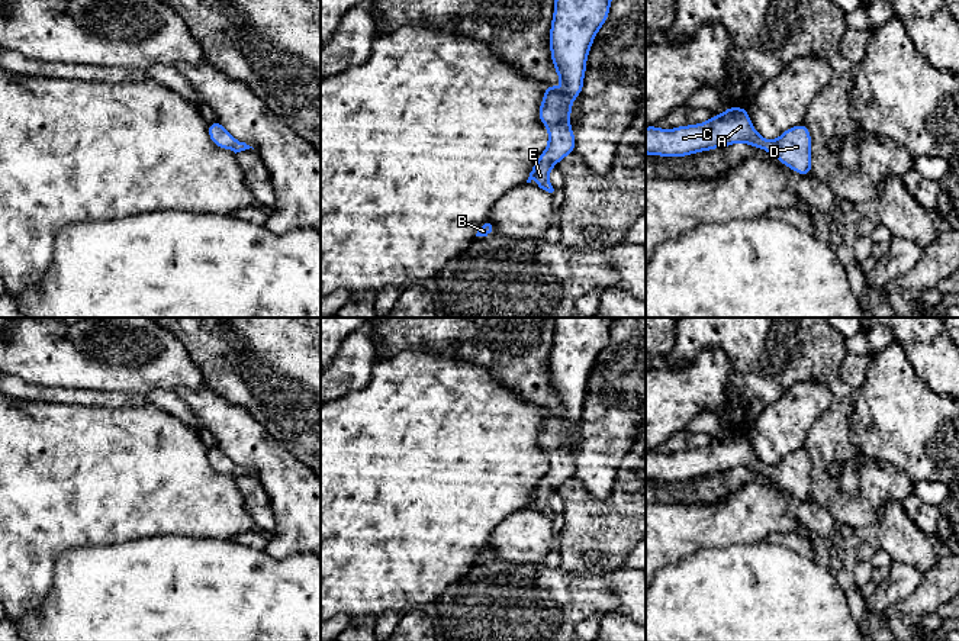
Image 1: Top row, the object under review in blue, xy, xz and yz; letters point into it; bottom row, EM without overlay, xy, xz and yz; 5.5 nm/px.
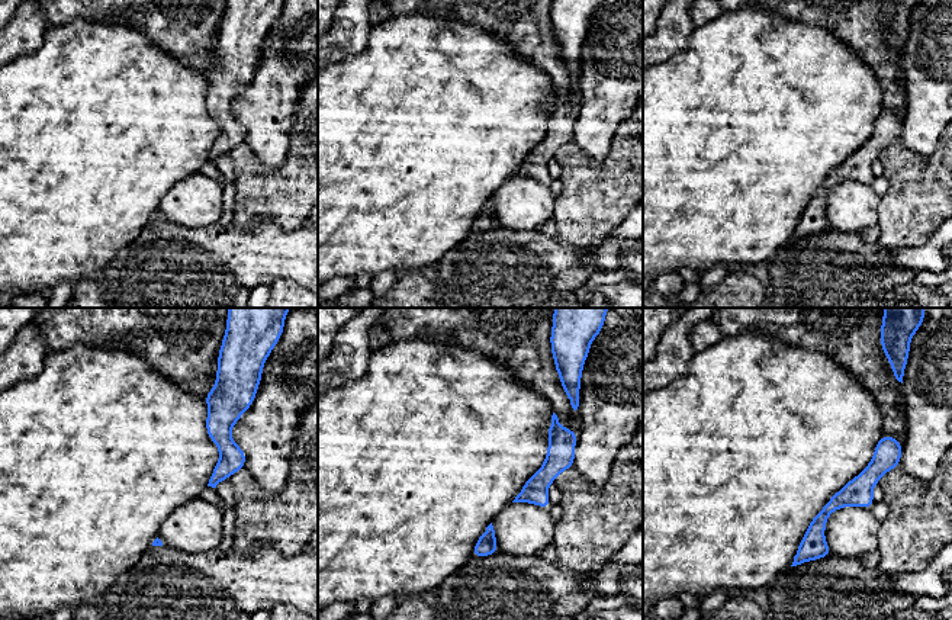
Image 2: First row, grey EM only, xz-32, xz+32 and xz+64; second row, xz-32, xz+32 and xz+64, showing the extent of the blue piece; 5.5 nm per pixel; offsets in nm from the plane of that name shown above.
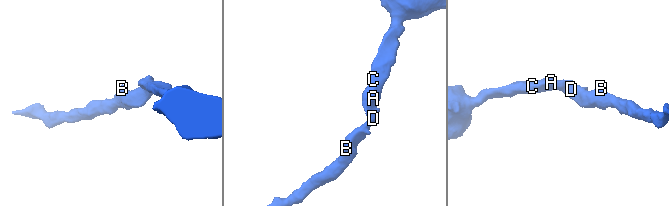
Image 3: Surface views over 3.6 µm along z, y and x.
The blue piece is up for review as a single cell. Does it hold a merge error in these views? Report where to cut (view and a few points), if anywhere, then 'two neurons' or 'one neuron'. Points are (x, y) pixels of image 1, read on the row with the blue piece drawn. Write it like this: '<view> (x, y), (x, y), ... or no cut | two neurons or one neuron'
no cut | one neuron

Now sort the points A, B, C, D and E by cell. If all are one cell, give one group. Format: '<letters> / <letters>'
A B C D E

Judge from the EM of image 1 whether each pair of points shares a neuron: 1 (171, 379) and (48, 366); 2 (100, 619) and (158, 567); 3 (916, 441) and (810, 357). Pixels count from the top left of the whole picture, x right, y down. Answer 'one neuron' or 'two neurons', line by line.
1: one neuron
2: one neuron
3: two neurons

